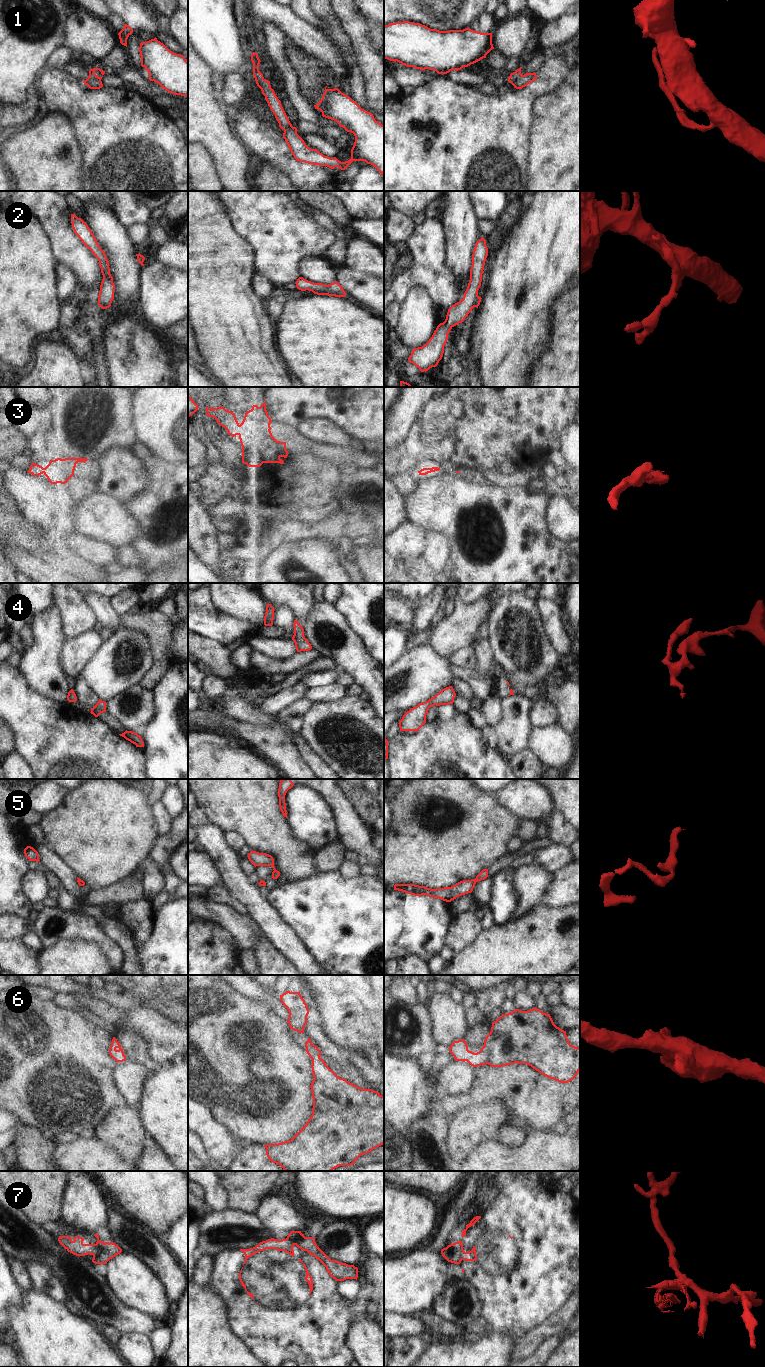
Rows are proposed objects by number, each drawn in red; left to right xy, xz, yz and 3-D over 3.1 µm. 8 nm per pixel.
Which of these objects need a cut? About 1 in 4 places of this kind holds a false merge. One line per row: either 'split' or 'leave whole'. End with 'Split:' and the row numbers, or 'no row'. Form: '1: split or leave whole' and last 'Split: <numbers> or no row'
1: split
2: leave whole
3: leave whole
4: leave whole
5: leave whole
6: leave whole
7: split
Split: 1, 7

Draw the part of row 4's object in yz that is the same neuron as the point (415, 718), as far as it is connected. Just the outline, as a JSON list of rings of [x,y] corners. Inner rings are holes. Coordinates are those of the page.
[[[452,686],[442,689],[434,697],[426,702],[419,703],[417,706],[405,712],[399,721],[400,731],[417,732],[425,723],[428,710],[432,706],[453,704],[456,696]]]

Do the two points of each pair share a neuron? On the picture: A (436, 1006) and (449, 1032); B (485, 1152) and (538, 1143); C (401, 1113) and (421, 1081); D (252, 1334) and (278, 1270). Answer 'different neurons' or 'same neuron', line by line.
A: same neuron
B: same neuron
C: same neuron
D: same neuron

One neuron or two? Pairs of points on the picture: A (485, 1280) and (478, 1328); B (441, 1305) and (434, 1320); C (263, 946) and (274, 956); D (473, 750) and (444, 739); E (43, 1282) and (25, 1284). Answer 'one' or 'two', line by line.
A: two
B: two
C: one
D: one
E: two

